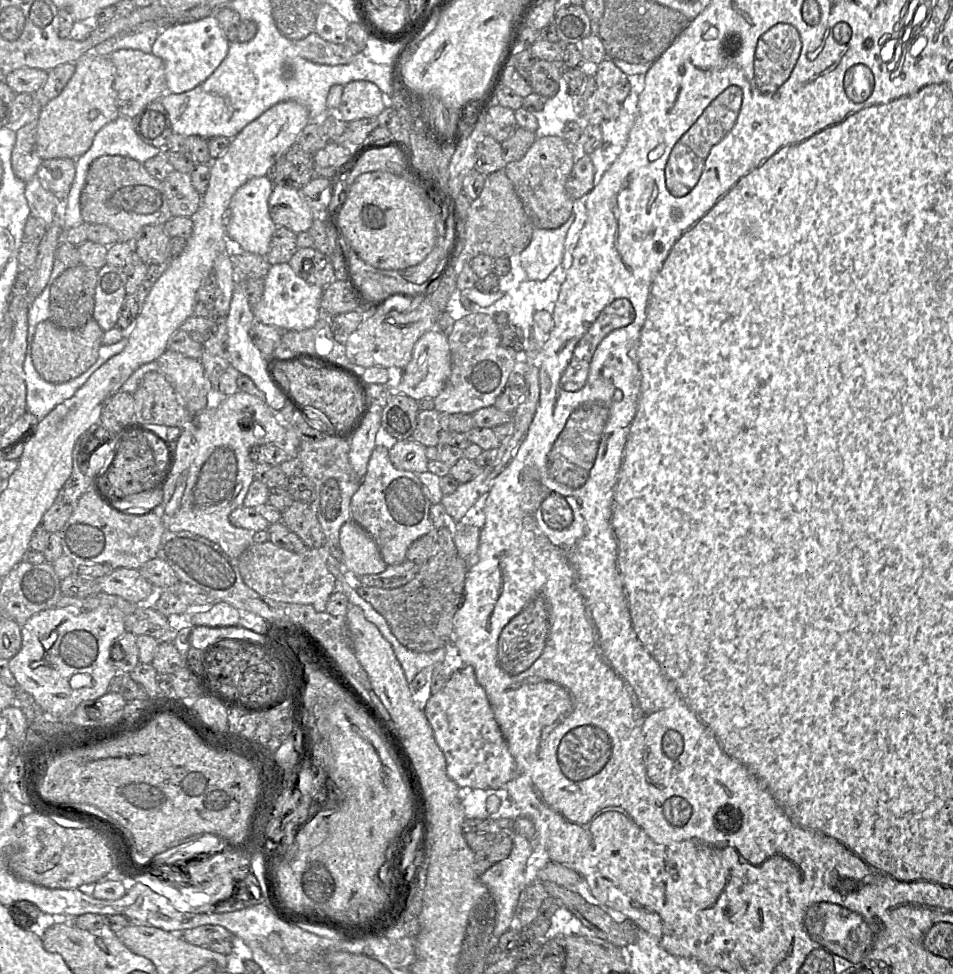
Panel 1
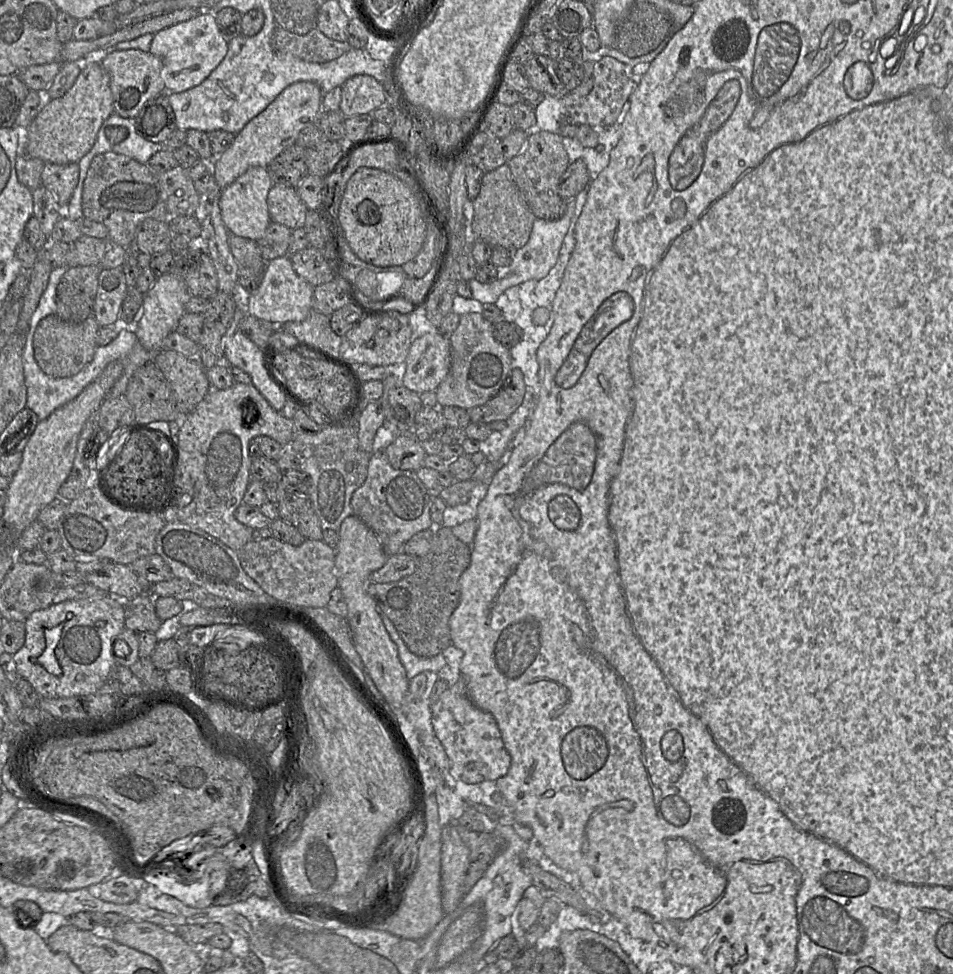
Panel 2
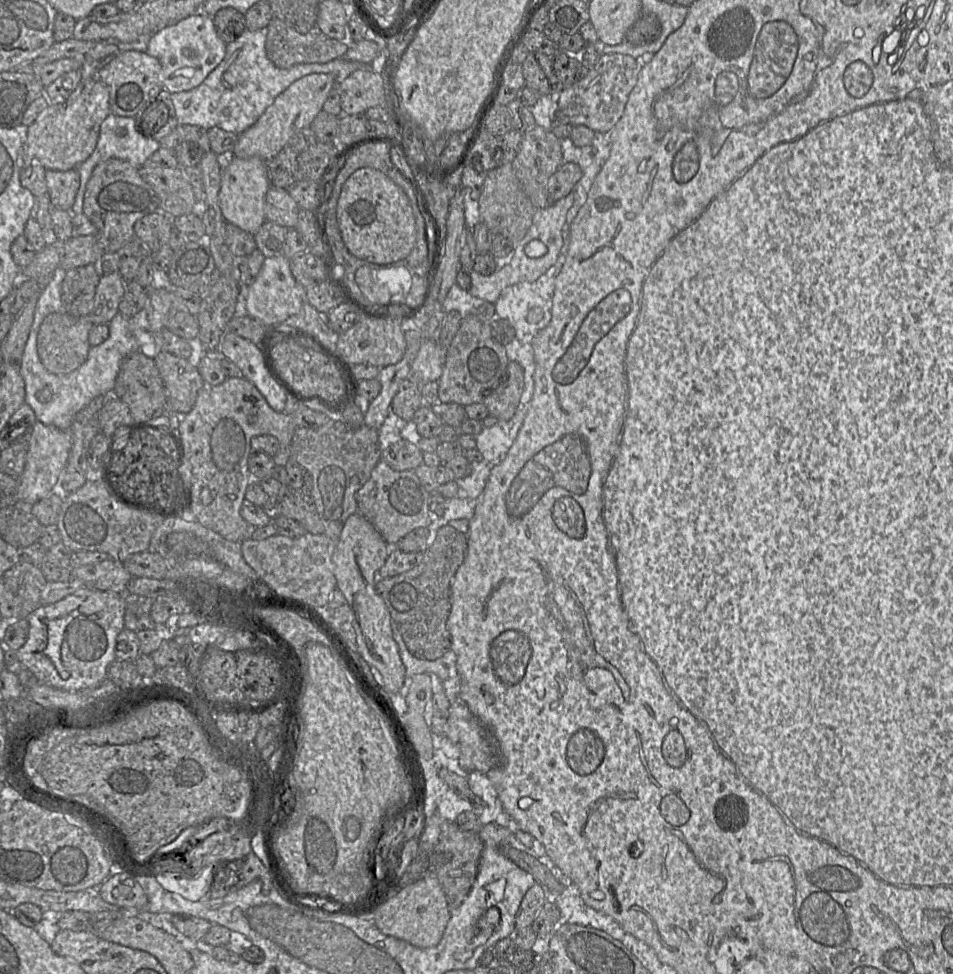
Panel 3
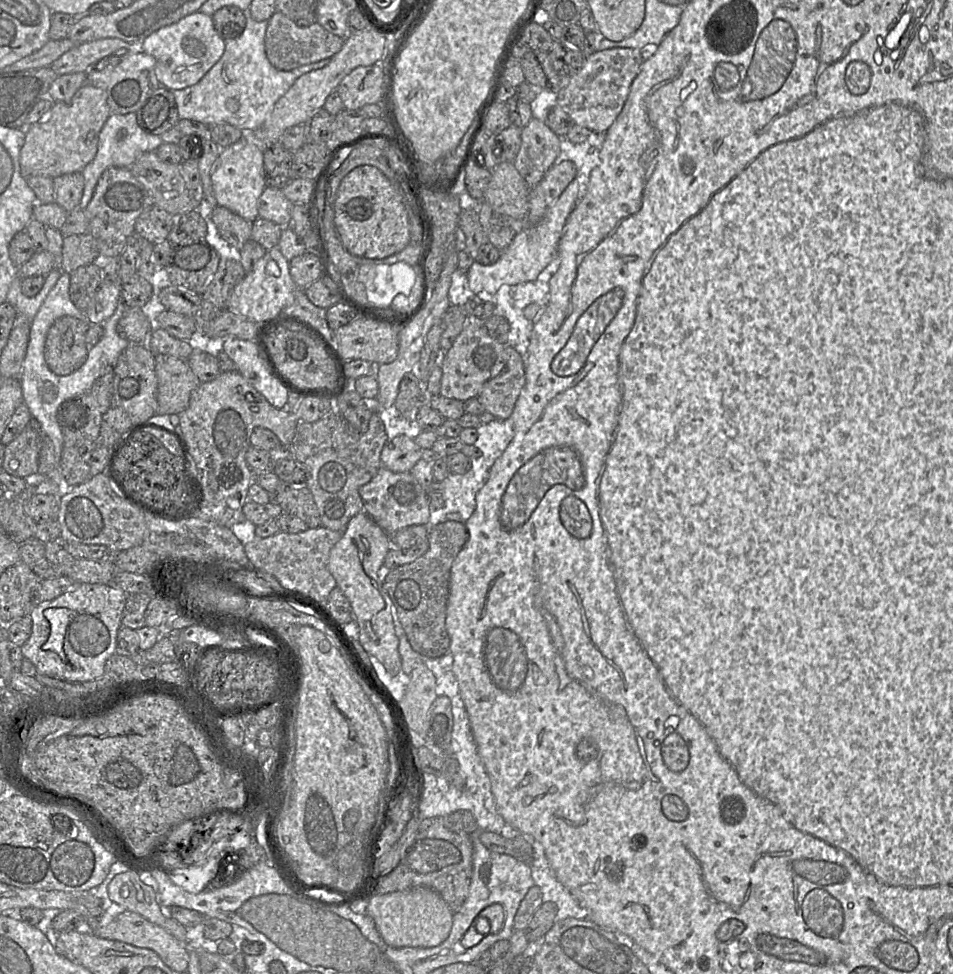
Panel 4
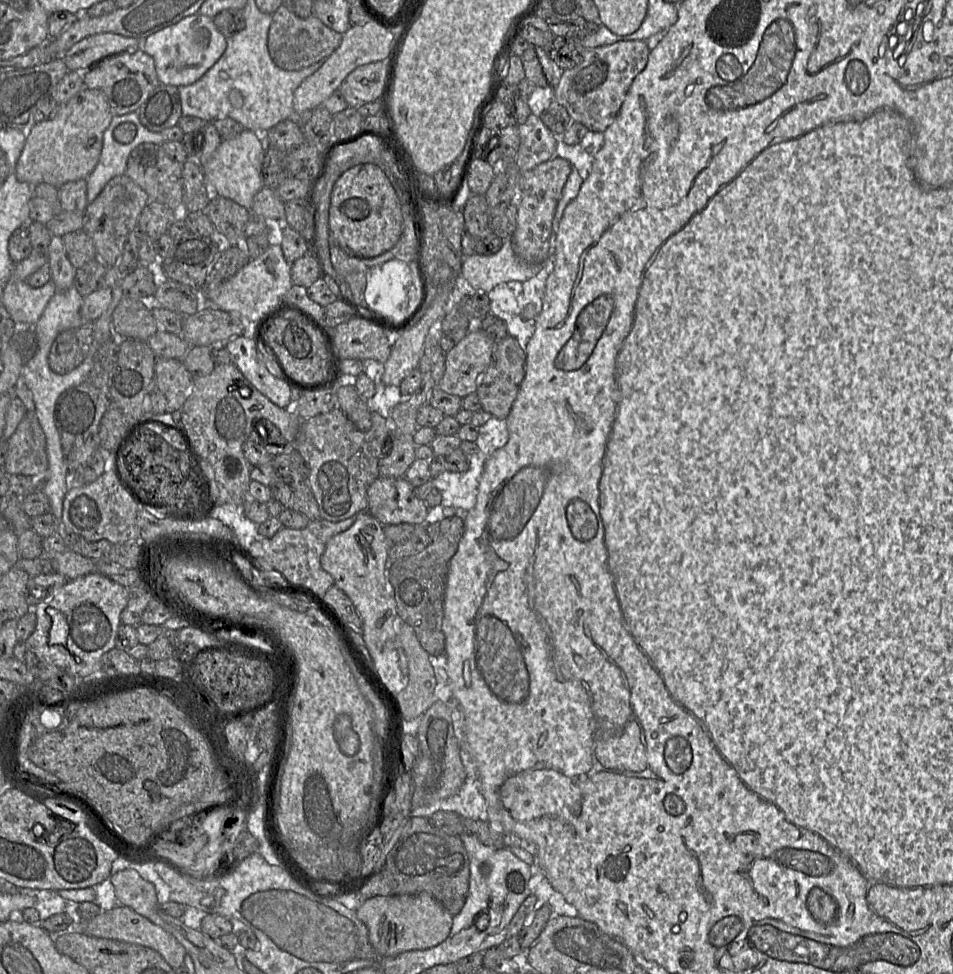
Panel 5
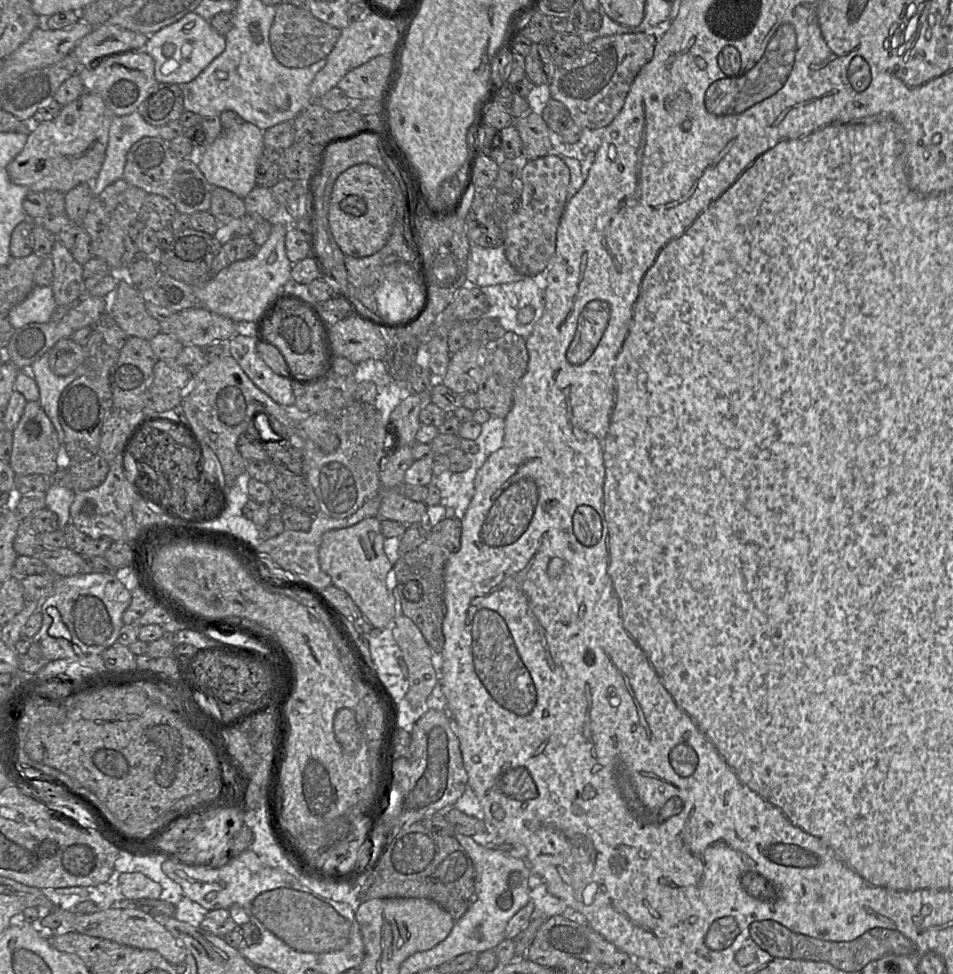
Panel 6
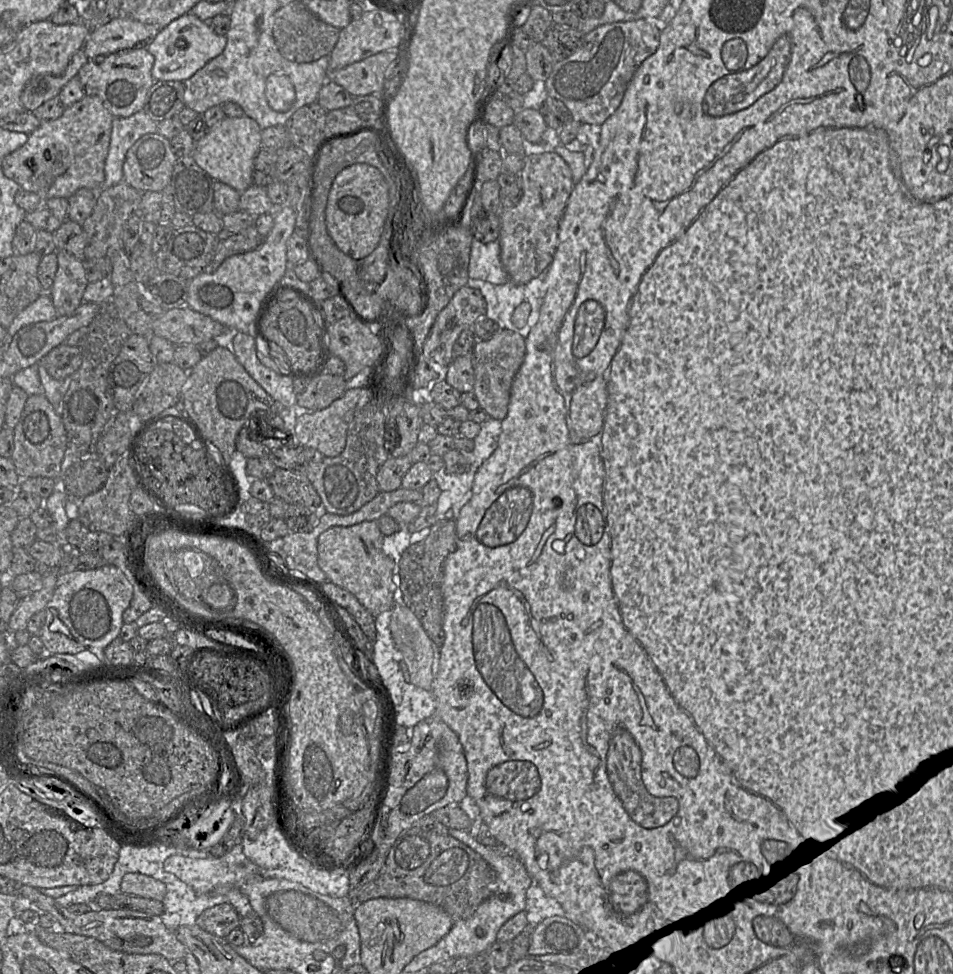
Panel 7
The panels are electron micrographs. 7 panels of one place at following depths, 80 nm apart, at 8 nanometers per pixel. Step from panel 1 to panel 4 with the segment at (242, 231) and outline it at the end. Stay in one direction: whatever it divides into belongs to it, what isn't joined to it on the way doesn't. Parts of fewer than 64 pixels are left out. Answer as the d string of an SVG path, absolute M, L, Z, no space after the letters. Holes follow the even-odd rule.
M251 134L237 143L221 149L212 171L214 202L225 207L248 221L254 221L258 215L258 201L267 187L264 178L263 147Z

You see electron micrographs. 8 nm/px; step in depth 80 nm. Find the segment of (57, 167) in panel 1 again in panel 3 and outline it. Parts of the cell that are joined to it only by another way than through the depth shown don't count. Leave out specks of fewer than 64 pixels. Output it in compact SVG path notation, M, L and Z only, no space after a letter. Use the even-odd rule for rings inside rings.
M46 170L45 179L47 193L53 207L70 211L80 186L80 175L78 170Z

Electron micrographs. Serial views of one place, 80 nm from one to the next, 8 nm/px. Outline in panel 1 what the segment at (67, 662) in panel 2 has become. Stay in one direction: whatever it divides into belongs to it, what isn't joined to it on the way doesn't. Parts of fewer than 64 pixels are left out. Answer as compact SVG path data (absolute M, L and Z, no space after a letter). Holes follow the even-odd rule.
M52 607L42 610L21 625L21 648L8 660L8 667L17 681L19 690L30 694L45 714L55 719L65 719L85 701L95 700L108 692L108 687L117 674L110 659L113 642L125 632L124 615L112 607L98 607L91 611L76 607Z

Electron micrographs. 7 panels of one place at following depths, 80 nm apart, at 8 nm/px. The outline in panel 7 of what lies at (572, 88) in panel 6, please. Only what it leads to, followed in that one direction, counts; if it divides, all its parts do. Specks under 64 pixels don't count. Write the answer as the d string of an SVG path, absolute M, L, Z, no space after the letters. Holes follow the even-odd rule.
M646 19L600 25L584 35L580 47L569 57L556 61L545 81L549 96L561 100L571 113L571 118L588 124L602 125L619 107L635 71L658 48L660 30Z

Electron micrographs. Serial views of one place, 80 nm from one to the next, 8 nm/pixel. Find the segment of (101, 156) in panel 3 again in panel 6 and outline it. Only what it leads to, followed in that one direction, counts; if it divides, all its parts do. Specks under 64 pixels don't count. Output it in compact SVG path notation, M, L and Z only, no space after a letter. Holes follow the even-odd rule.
M138 111L113 117L103 164L97 178L90 184L94 196L123 178L128 151L144 137L160 137L160 128L148 124Z

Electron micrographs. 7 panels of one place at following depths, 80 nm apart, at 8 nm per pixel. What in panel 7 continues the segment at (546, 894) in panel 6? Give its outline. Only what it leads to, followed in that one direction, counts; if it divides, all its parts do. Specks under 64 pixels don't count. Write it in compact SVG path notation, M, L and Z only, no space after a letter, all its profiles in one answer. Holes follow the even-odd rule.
M532 880L526 892L525 911L529 926L537 926L552 916L566 917L562 906L555 899L547 896L535 880Z

